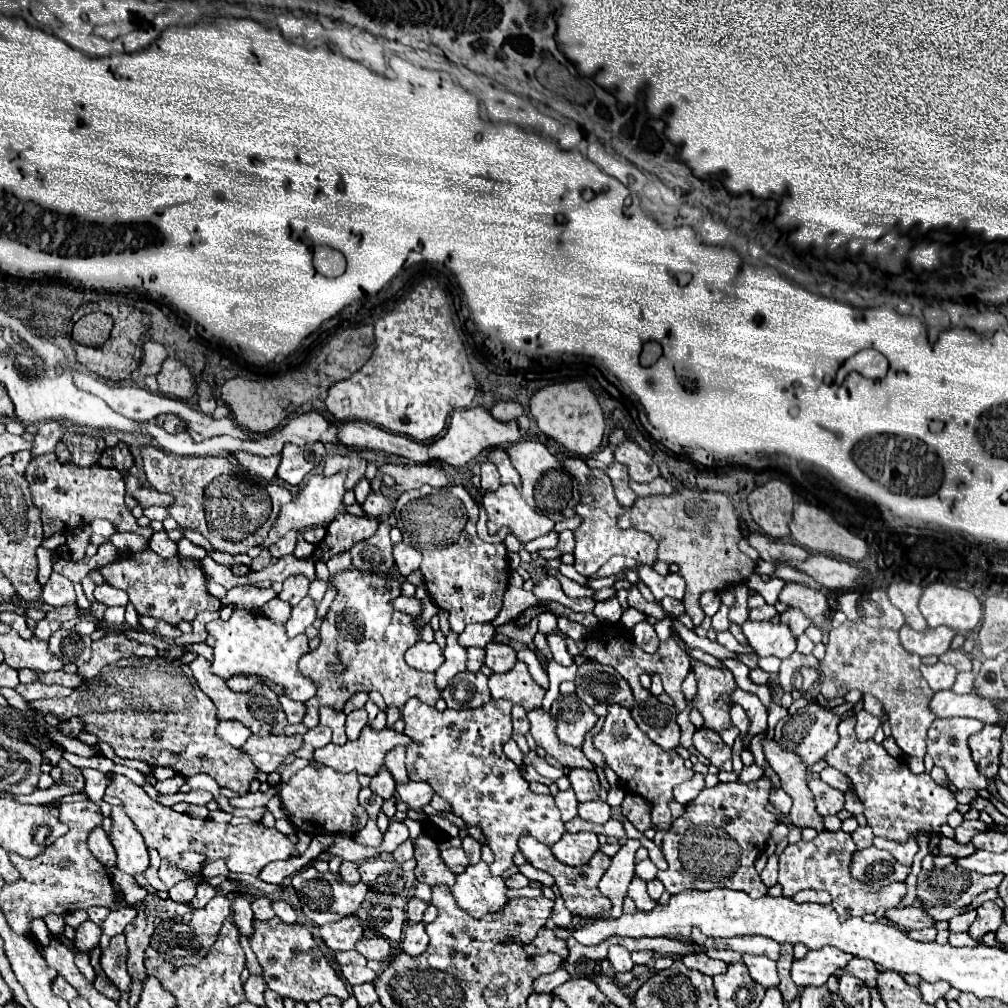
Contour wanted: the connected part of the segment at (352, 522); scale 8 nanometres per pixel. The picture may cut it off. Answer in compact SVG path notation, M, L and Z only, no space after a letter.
M338 514L338 518L326 528L324 540L316 546L310 560L318 562L328 560L340 552L346 552L352 548L352 544L370 538L378 526L378 518L370 516L352 516L352 514Z

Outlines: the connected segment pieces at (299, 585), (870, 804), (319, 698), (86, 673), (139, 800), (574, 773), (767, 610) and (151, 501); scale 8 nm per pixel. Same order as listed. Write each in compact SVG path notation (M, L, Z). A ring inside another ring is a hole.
M302 574L290 576L284 580L284 590L278 594L278 598L286 600L290 606L296 606L308 594L308 584L308 578L304 578Z
M844 718L840 722L840 740L834 750L826 754L826 762L852 780L852 790L864 804L864 816L874 834L904 842L910 836L918 836L920 828L932 832L946 824L946 816L954 812L958 804L954 794L948 788L936 784L926 772L912 774L906 762L892 758L882 744L876 744L874 740L860 742L854 734L854 724L854 718Z
M346 570L334 574L330 584L336 588L336 598L322 620L320 646L300 658L302 674L306 674L318 686L316 696L306 702L306 716L302 722L308 728L318 726L318 708L328 706L342 710L346 700L362 690L378 690L386 704L404 706L406 700L418 698L420 702L434 706L440 698L434 674L418 672L404 660L406 648L418 642L418 632L412 616L392 608L392 600L402 594L400 582L360 570ZM332 662L344 662L348 666L346 672L332 674L328 670L328 664Z
M118 634L114 638L112 636L104 636L96 642L92 642L92 658L86 666L80 666L78 672L80 676L84 676L86 680L94 678L102 666L108 666L120 658L130 658L130 656L138 656L138 658L154 658L158 652L152 644L140 644L136 640L124 638L122 634Z
M114 776L110 786L106 788L106 794L116 796L124 802L124 812L134 822L136 830L142 834L146 846L156 848L160 852L162 866L158 870L158 876L166 886L174 886L186 878L186 874L180 868L170 866L170 864L176 864L178 856L186 850L206 854L208 862L222 858L226 860L230 872L238 872L238 874L244 872L244 874L258 876L266 864L276 860L287 860L295 849L295 845L287 836L280 834L276 828L266 828L264 824L250 822L250 824L232 826L232 824L216 824L212 820L196 820L196 818L190 818L188 814L178 814L172 808L160 806L158 802L154 802L138 784L134 784L126 776Z
M572 768L568 772L568 780L572 784L572 790L576 792L578 802L594 800L598 798L600 792L600 782L594 770L584 770L584 768Z
M768 604L762 608L752 608L748 614L750 620L772 620L774 616L776 616L776 610L774 610L774 606L768 606Z
M140 486L132 496L140 502L142 508L146 508L146 506L164 506L166 508L166 506L172 504L172 496L170 494L162 494L158 490L146 488L146 486Z

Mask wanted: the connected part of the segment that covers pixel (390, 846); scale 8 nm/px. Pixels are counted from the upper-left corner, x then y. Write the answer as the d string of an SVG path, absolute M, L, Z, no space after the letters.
M390 820L390 826L388 830L384 832L384 840L382 840L382 846L378 846L378 854L392 854L406 838L408 838L408 828L404 826L404 822L398 822L398 820Z

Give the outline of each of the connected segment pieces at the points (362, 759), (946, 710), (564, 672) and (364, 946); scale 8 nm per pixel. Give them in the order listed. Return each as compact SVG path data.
M364 728L360 738L354 742L346 742L344 746L328 744L324 748L314 750L314 762L334 768L336 772L352 772L374 776L384 766L384 756L398 744L408 746L410 738L406 734L398 734L392 728L372 730Z
M940 690L934 694L930 708L938 718L966 716L966 718L976 718L984 724L998 724L1000 722L998 706L992 700L986 700L978 694L958 696L952 690Z
M553 660L549 662L547 674L549 679L549 689L547 690L542 708L549 711L552 703L558 698L558 689L562 681L574 681L578 671L578 666L574 663L569 667L562 666Z
M362 938L360 942L356 942L356 950L366 958L366 960L386 960L392 952L390 942L384 938Z

